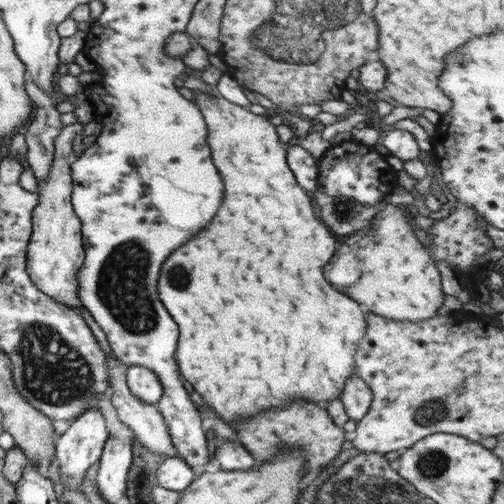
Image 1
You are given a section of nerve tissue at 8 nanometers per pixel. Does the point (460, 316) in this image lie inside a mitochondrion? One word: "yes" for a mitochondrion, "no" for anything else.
no

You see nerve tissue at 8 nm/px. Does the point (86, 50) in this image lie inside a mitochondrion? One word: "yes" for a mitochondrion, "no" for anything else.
no

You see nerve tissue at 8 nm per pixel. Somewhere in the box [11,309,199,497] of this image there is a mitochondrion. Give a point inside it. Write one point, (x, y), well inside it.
(52, 371)

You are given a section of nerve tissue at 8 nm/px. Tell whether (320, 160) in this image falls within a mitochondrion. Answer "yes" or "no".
no

